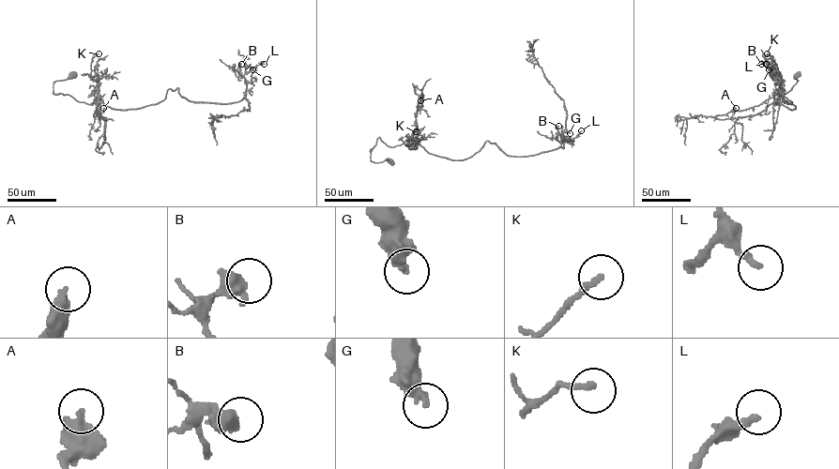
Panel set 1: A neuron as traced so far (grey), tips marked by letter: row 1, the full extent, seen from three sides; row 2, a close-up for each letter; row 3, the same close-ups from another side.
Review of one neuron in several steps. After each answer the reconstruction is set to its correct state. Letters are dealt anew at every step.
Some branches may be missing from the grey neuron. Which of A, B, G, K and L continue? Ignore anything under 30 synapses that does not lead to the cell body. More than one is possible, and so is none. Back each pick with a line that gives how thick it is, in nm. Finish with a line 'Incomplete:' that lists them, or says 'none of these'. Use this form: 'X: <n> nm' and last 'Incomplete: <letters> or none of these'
Incomplete: none of these

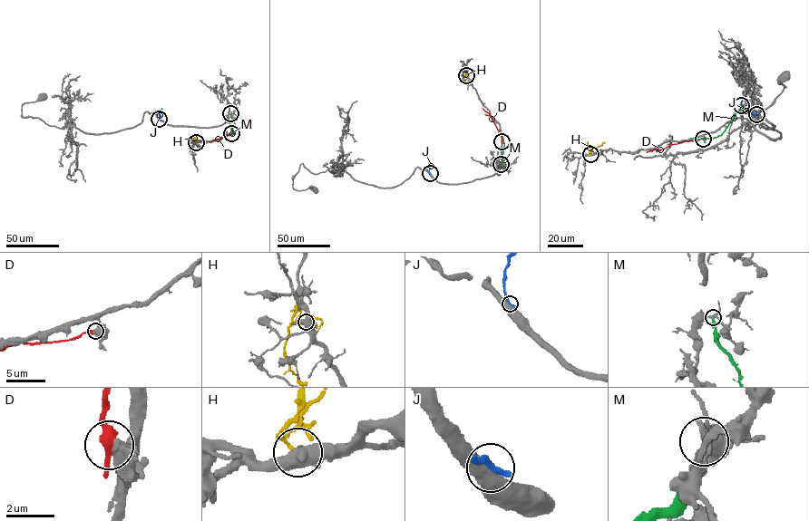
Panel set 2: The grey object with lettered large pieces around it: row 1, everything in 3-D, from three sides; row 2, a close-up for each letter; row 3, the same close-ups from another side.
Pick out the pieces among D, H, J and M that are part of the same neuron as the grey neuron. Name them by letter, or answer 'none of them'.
none of them

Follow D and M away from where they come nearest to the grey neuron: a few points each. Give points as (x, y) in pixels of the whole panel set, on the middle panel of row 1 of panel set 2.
D: (501, 141), (489, 113), (482, 108)
M: (501, 164), (505, 158), (501, 133)

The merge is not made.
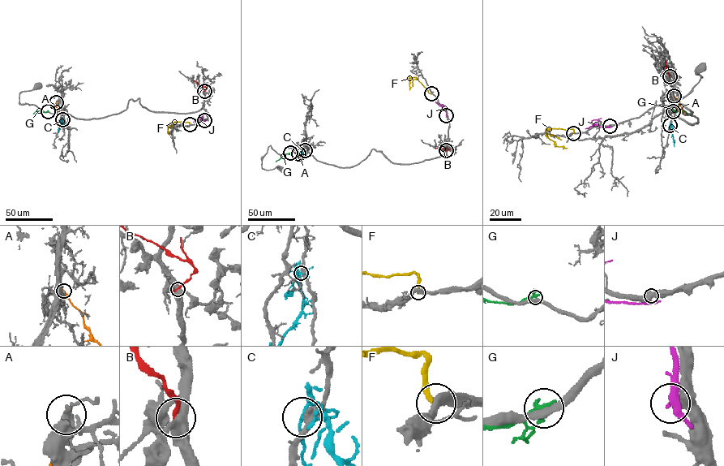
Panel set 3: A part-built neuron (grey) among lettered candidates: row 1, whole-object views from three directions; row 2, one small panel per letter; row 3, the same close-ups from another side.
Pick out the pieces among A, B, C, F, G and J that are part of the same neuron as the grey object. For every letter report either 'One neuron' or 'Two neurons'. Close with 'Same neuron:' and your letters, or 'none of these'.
A: Two neurons
B: Two neurons
C: Two neurons
F: One neuron
G: Two neurons
J: Two neurons
Same neuron: F

